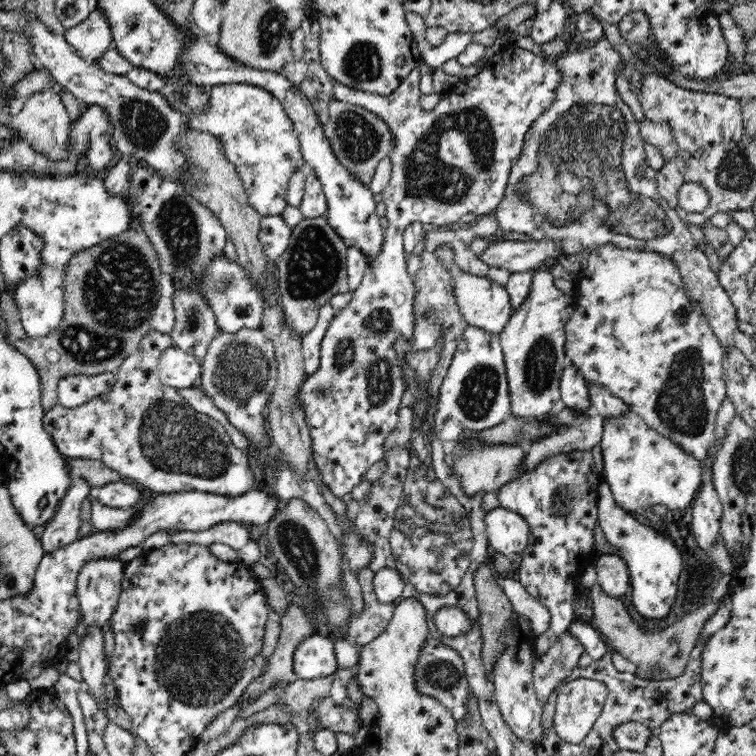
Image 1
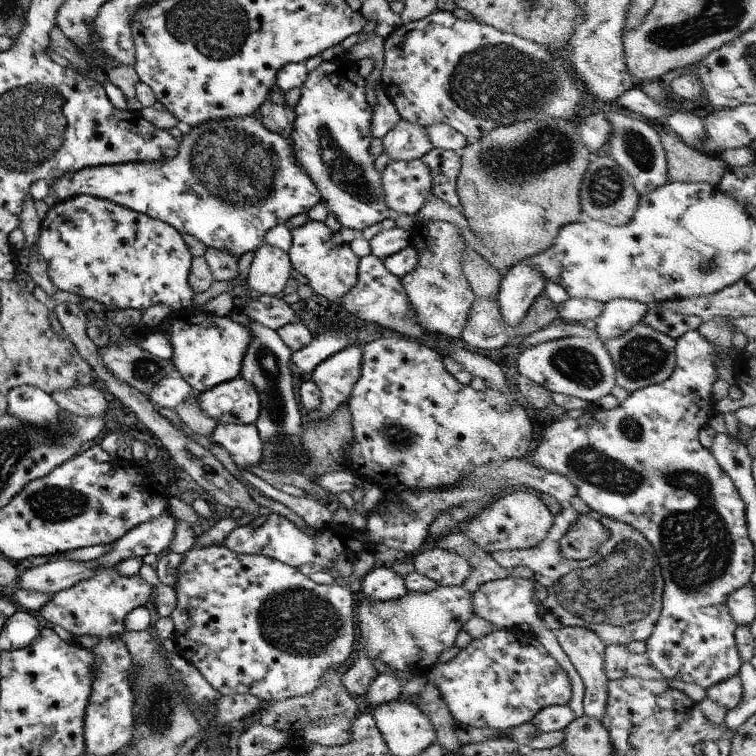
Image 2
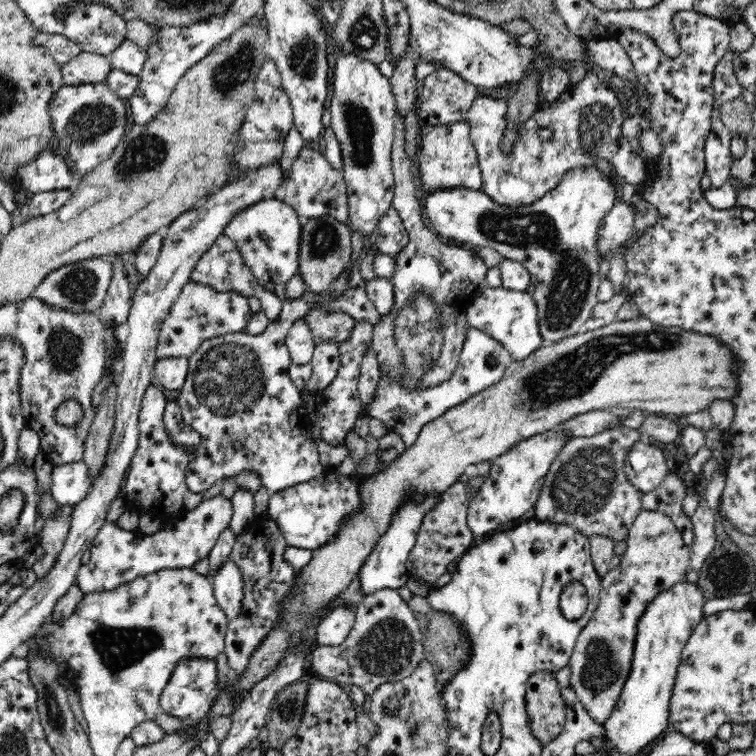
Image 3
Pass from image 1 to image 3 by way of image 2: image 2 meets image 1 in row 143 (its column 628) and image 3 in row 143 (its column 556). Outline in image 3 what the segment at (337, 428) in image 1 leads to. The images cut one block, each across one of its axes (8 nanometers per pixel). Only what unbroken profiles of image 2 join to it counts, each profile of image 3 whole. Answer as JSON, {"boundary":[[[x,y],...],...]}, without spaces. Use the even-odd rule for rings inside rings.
{"boundary":[[[469,120],[452,124],[421,124],[416,159],[419,178],[426,194],[440,189],[469,188],[481,190],[483,178],[478,164],[478,155],[470,138]]]}

